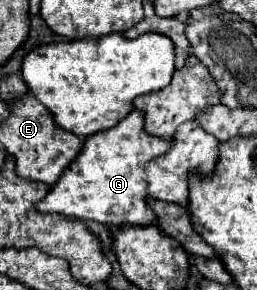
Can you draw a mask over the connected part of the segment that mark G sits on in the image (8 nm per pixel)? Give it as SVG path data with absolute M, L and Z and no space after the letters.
M133 110L119 126L85 138L81 154L67 166L59 182L37 204L39 212L57 212L69 218L95 220L111 226L149 226L155 224L155 212L149 206L151 194L147 194L145 164L167 154L173 146L171 138L151 136L143 130L145 114Z

